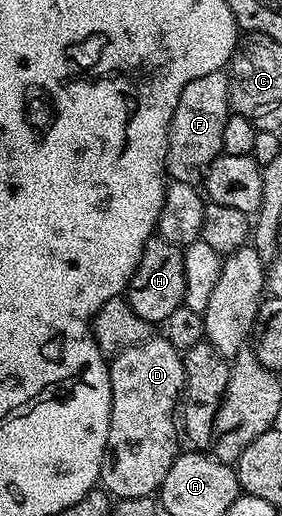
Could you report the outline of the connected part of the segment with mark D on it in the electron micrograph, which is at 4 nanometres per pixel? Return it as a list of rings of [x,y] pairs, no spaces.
[[[153,337],[114,356],[108,372],[112,390],[107,450],[110,457],[106,457],[100,466],[100,483],[103,490],[116,499],[155,496],[162,481],[166,481],[166,473],[170,473],[170,465],[182,451],[180,439],[176,436],[178,404],[184,390],[184,360],[181,352],[170,345],[168,339]]]

